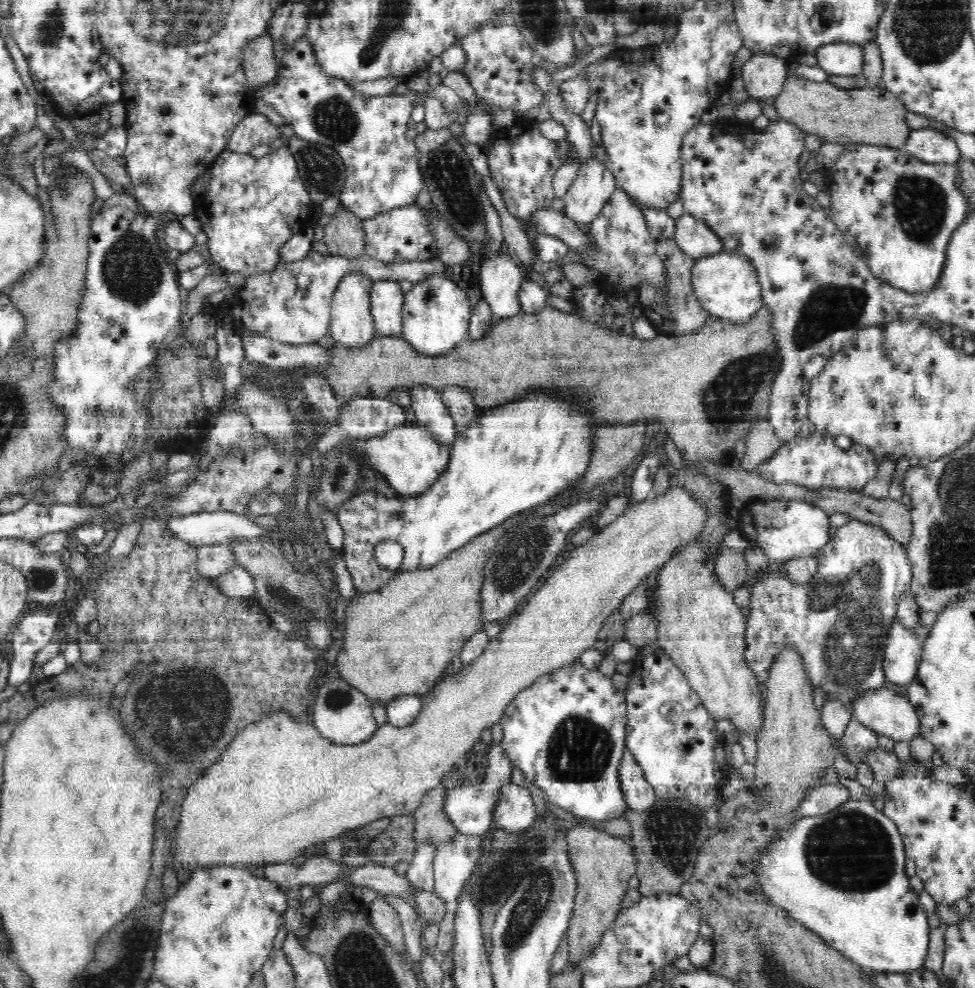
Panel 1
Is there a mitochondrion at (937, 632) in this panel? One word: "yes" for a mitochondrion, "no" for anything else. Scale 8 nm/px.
no

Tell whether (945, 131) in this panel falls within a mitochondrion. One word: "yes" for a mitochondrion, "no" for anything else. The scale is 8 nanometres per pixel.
no

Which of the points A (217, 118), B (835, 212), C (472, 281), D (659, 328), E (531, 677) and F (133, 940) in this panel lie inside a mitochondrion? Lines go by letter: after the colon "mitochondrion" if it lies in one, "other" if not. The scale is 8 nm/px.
A: other
B: other
C: other
D: other
E: other
F: mitochondrion

